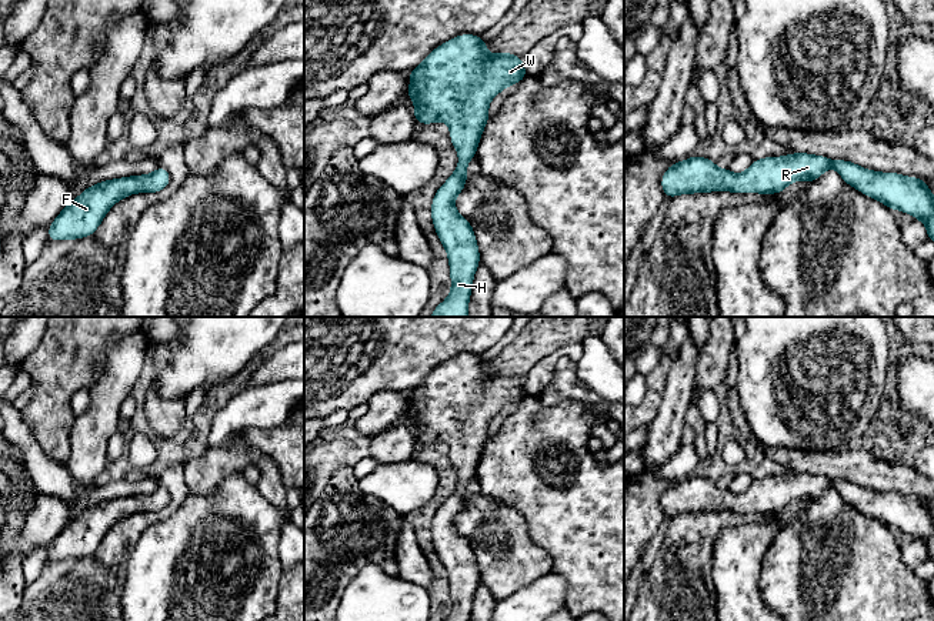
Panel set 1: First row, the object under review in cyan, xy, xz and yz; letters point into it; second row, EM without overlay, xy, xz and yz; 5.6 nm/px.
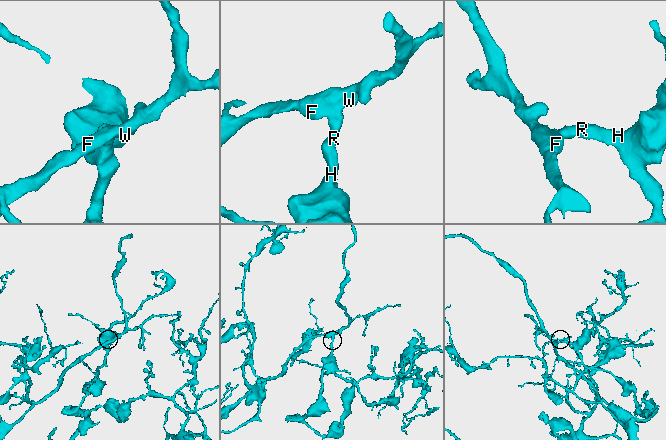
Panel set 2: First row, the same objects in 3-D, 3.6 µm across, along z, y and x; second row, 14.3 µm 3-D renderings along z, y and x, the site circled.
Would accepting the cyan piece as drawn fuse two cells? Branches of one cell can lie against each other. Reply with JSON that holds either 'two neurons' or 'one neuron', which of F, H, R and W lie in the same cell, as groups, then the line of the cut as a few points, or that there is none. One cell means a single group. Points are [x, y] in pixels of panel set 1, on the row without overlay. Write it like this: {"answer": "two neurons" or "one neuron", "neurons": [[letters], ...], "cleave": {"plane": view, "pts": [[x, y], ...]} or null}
{"answer": "one neuron", "neurons": [["F", "H", "R", "W"]], "cleave": null}

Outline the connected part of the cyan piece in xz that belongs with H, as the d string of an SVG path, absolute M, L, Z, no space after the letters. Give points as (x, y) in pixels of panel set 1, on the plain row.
M460 354L436 367L408 394L406 414L416 425L414 440L424 445L446 441L458 473L457 488L433 517L431 538L450 584L451 611L444 621L468 621L480 571L474 550L457 532L454 520L464 510L467 483L476 477L490 421L528 394L524 380L504 371L490 375L487 361L474 354Z

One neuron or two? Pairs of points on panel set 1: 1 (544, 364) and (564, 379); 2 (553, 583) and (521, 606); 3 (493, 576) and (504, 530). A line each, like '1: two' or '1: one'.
1: two
2: one
3: one

